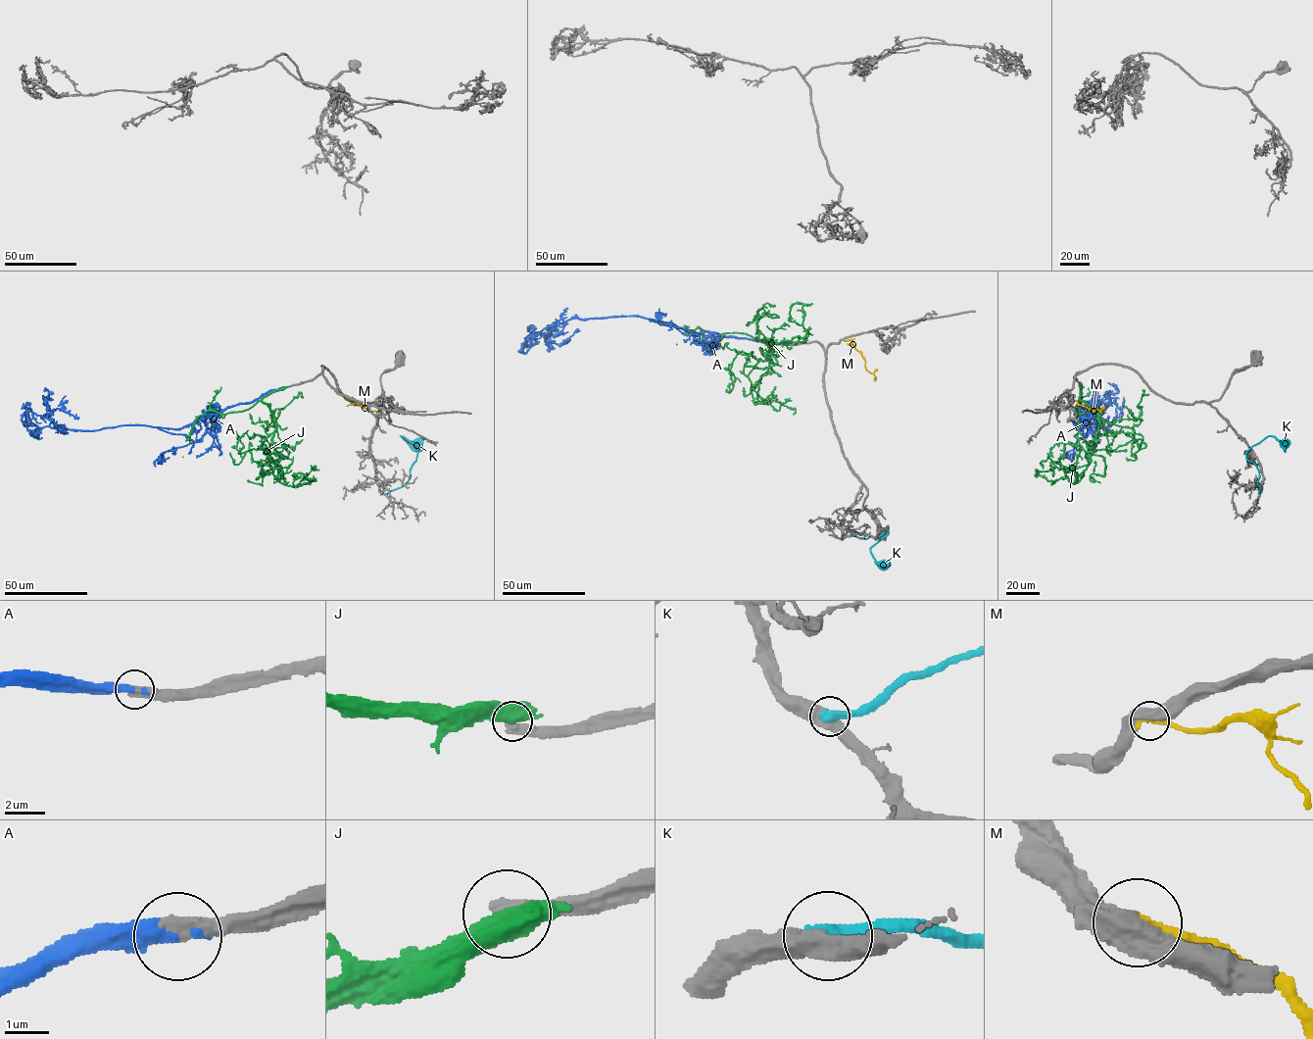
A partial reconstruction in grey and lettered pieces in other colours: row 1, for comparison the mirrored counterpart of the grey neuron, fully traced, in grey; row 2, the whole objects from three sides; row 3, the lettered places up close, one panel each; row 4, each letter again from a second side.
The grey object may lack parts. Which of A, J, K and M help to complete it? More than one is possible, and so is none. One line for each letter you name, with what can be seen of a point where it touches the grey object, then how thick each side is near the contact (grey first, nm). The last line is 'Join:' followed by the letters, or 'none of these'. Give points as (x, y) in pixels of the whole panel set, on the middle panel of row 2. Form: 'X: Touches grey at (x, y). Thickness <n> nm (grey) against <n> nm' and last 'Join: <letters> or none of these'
A: Touches grey at (789, 344). Thickness 440 nm (grey) against 380 nm
Join: A

